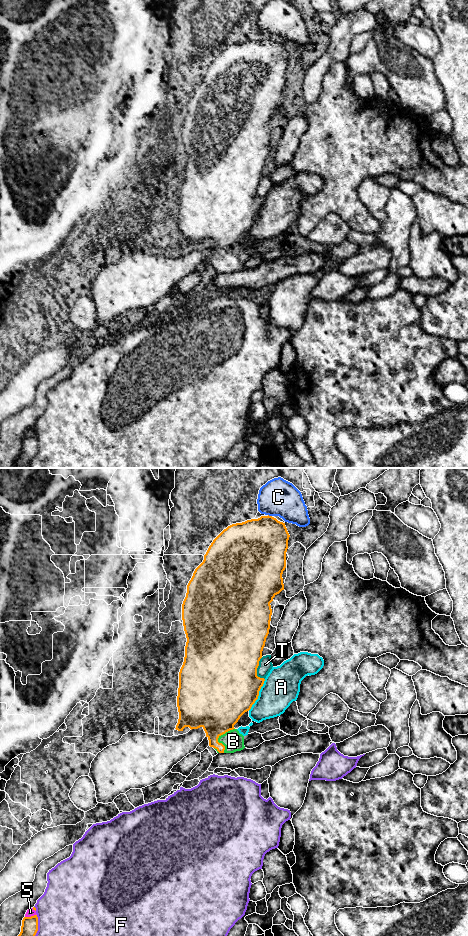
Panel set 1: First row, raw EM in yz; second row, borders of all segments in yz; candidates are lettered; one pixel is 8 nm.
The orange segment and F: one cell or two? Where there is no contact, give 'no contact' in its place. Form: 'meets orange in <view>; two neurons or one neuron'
meets orange in yz; two neurons

